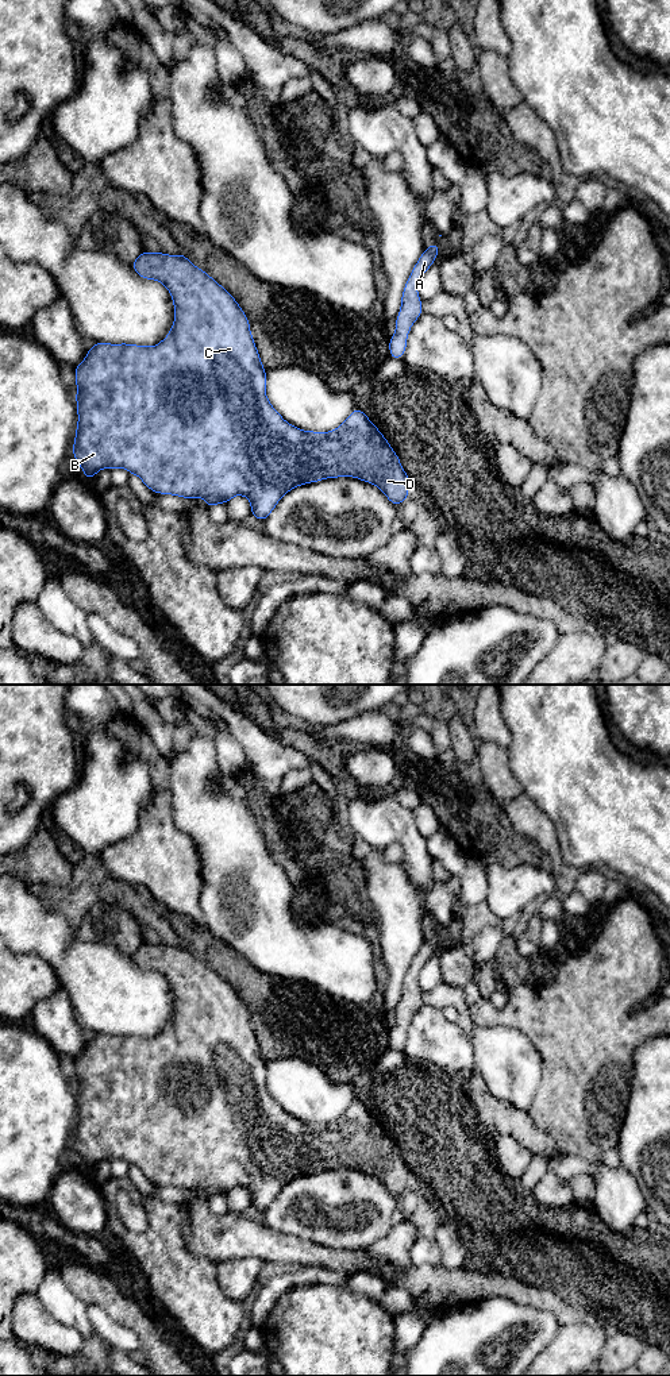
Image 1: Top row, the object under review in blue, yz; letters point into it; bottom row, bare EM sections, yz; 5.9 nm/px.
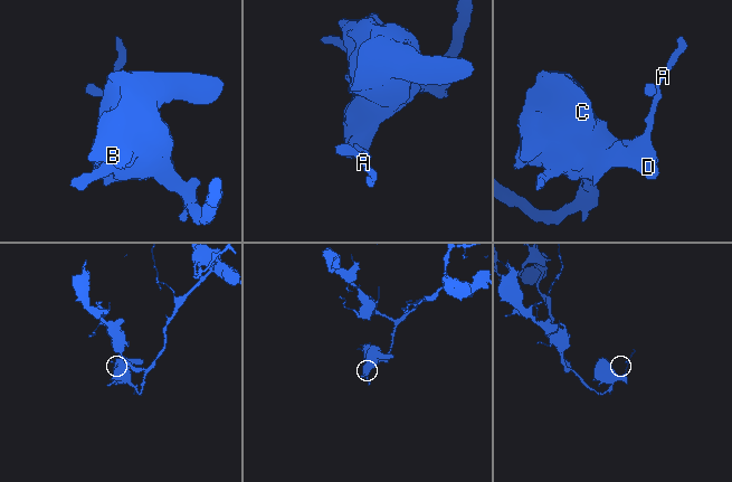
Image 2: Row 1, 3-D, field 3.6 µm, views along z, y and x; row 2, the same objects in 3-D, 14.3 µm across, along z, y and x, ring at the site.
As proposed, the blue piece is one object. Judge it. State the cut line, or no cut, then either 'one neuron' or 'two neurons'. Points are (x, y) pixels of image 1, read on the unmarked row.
no cut | one neuron

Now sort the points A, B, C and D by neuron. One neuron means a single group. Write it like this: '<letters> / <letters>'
A B C D

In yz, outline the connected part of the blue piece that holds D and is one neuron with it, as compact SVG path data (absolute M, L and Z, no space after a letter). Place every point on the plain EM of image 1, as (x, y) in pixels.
M142 943L131 955L136 965L159 972L174 995L174 1014L157 1037L96 1033L74 1060L77 1119L73 1148L91 1171L101 1160L126 1160L158 1186L204 1190L207 1200L234 1187L250 1191L251 1206L265 1213L292 1180L327 1169L354 1168L376 1176L393 1196L408 1190L411 1169L389 1133L358 1099L330 1123L303 1122L282 1110L267 1091L266 1060L251 1028L250 1013L236 991L184 945Z

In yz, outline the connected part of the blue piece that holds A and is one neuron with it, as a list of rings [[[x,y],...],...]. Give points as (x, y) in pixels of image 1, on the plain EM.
[[[432,934],[427,938],[415,959],[412,960],[409,970],[404,978],[401,987],[401,999],[396,1010],[396,1022],[389,1030],[389,1048],[398,1051],[404,1047],[407,1040],[407,1029],[412,1015],[423,1005],[421,990],[417,986],[417,976],[421,967],[431,959],[439,944],[439,936]]]

